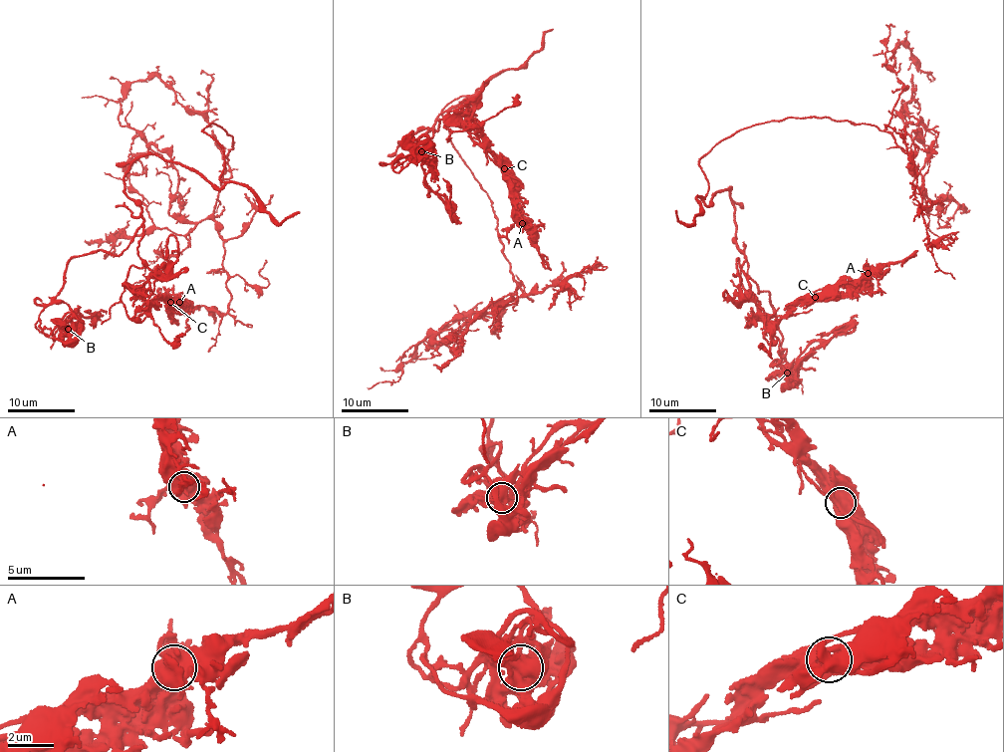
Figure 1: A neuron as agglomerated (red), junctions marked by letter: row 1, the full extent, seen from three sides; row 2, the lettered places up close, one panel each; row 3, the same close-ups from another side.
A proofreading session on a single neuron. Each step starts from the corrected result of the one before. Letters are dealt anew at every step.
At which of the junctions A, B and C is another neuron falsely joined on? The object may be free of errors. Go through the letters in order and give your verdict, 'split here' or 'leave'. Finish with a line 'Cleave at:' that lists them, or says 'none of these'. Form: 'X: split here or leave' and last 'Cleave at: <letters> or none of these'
A: leave
B: leave
C: leave
Cleave at: none of these

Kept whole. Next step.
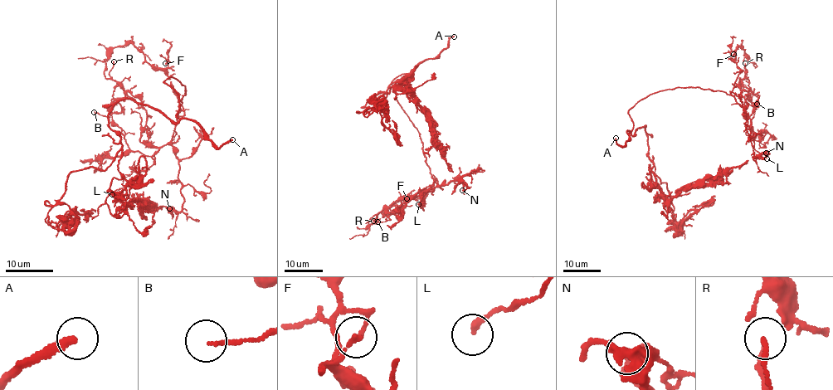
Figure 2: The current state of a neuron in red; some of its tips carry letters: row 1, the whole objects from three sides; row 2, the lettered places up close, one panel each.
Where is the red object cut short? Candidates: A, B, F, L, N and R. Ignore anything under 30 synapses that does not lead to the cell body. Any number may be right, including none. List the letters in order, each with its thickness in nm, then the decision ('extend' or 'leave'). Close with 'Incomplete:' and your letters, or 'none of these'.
A: 240 nm | extend
B: 130 nm | leave
F: 160 nm | leave
L: 200 nm | leave
N: 140 nm | leave
R: 130 nm | leave
Incomplete: A

